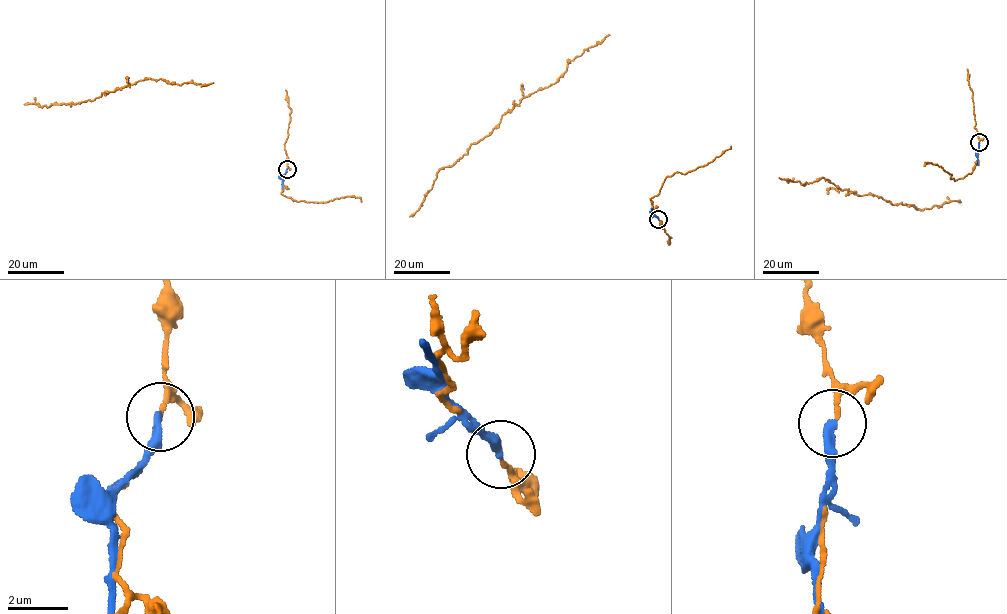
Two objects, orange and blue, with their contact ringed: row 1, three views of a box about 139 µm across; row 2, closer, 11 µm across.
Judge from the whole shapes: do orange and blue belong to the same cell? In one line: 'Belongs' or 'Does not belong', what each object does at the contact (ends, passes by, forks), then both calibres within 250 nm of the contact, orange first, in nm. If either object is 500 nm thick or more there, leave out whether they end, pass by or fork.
Does not belong. At the ring orange ends. At the ring blue ends. Thickness 150 nm (orange) against 280 nm

